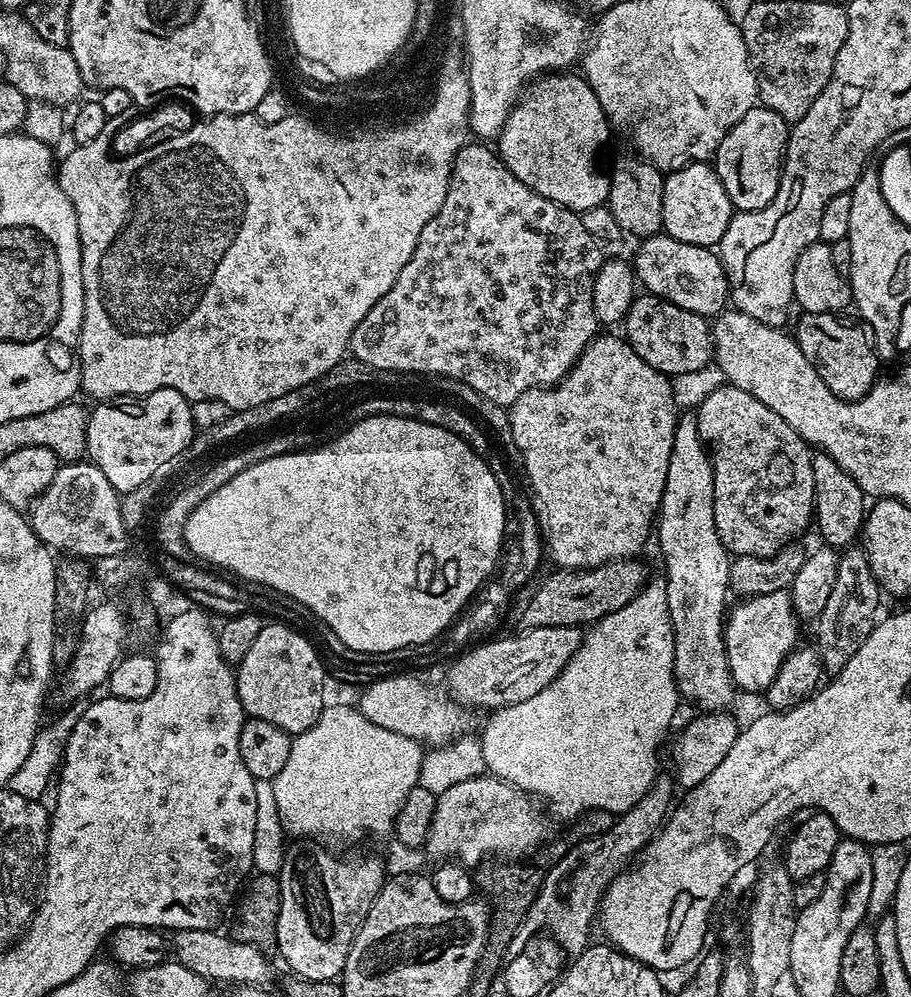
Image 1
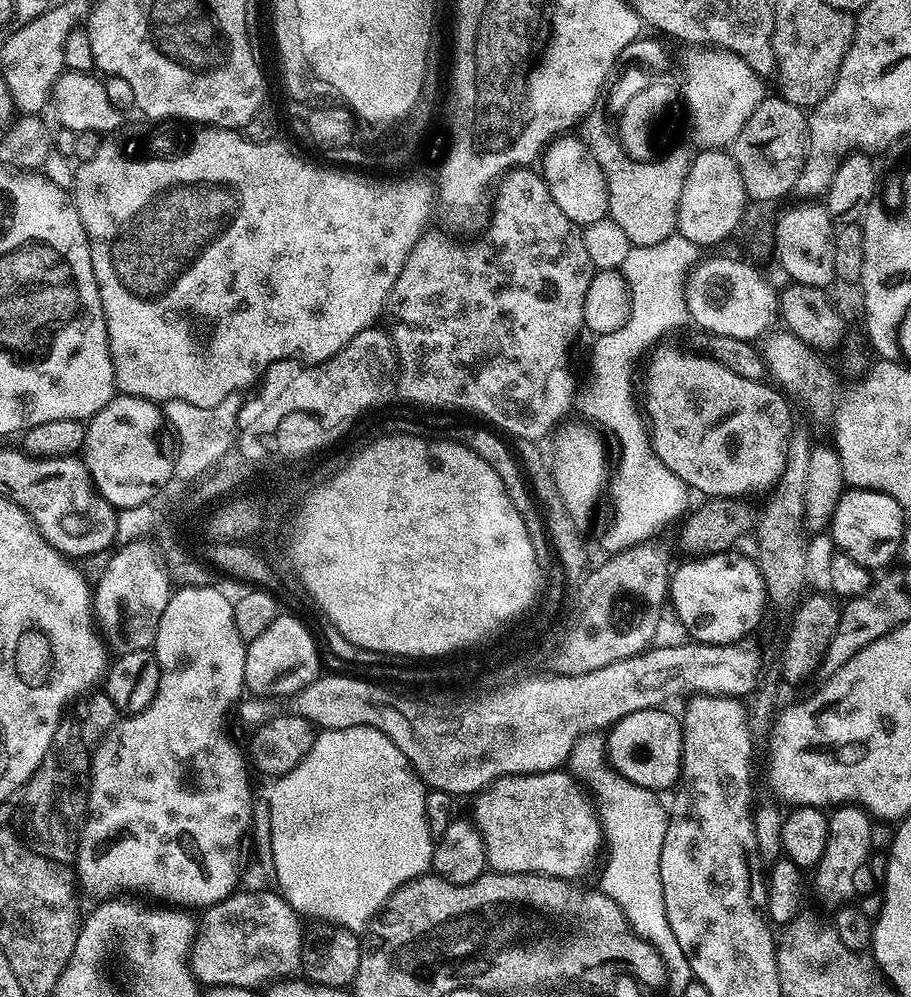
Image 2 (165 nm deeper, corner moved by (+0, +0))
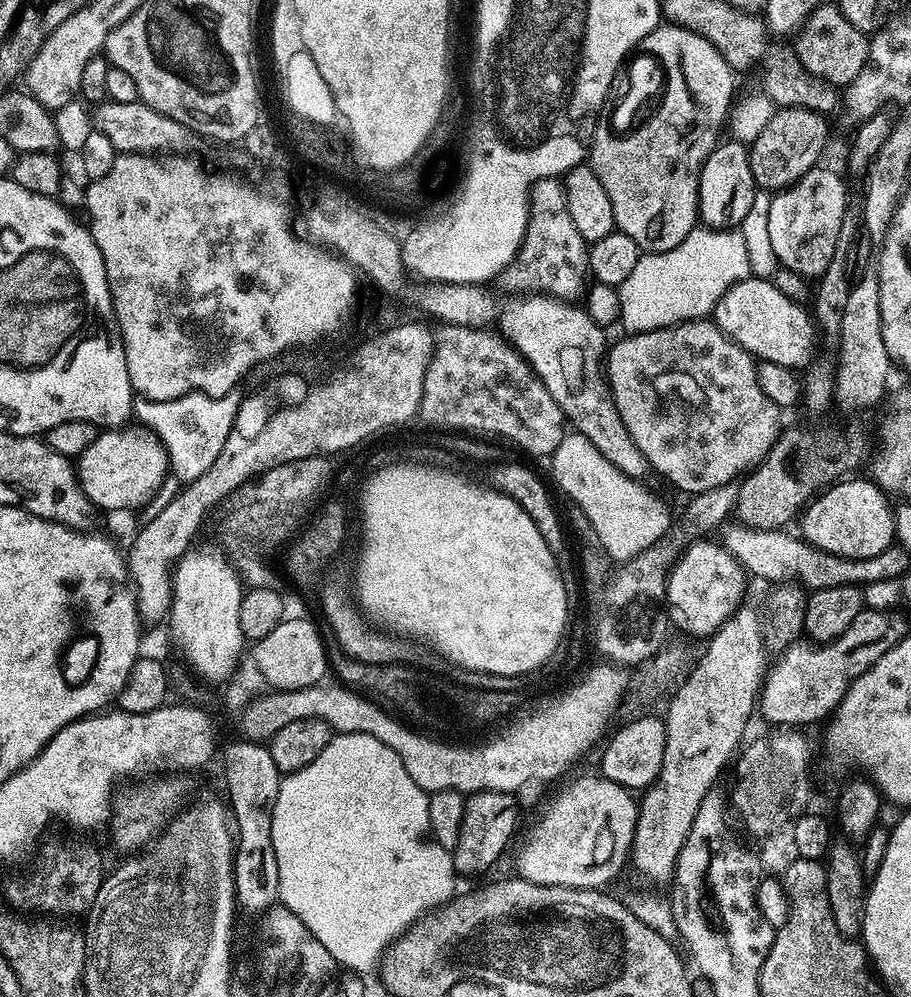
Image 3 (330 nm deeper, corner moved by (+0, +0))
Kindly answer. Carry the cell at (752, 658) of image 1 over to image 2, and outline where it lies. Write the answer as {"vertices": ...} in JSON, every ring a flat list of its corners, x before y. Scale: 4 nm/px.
{"vertices":[[740,550,719,552,713,556,687,559,680,569,670,576,670,608,676,611,680,624,698,644,739,644,760,624,764,607,770,604,763,574,757,561,750,555,743,556]]}

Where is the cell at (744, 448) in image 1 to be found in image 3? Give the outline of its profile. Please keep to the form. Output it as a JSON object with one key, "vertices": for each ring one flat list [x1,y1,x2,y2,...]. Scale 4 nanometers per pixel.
{"vertices":[[708,318,683,320,682,323,669,328,655,328,649,332,634,332,625,335,625,337,625,340,618,341,616,345,613,343,607,349,608,376,606,375,606,383,611,389,612,400,616,404,618,414,621,415,630,438,633,439,638,450,649,460,653,473,661,472,674,487,681,488,682,491,688,492,687,494,695,494,702,490,710,490,713,486,731,483,749,466,755,466,763,460,764,455,771,450,772,443,776,441,777,436,782,431,782,423,780,424,782,412,774,402,770,402,770,398,766,398,766,394,762,394,762,386,758,386,758,374,756,373,757,361,742,346,734,343,715,322]]}

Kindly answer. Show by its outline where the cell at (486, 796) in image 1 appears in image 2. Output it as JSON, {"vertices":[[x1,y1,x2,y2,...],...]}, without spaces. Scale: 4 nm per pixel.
{"vertices":[[568,770,535,772,521,776,503,776,475,793,476,829,482,834,486,846,488,868,494,872,538,872,542,876,576,878,588,868,588,863,602,848,600,817,596,815,593,801,586,795,575,776]]}

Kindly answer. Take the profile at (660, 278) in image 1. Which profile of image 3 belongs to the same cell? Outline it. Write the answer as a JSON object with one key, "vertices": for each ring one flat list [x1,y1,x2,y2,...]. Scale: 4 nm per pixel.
{"vertices":[[771,279,739,280,716,304,714,322,757,361,778,362,778,366,804,370,813,363,818,328,809,309,807,312,800,304,776,289]]}

